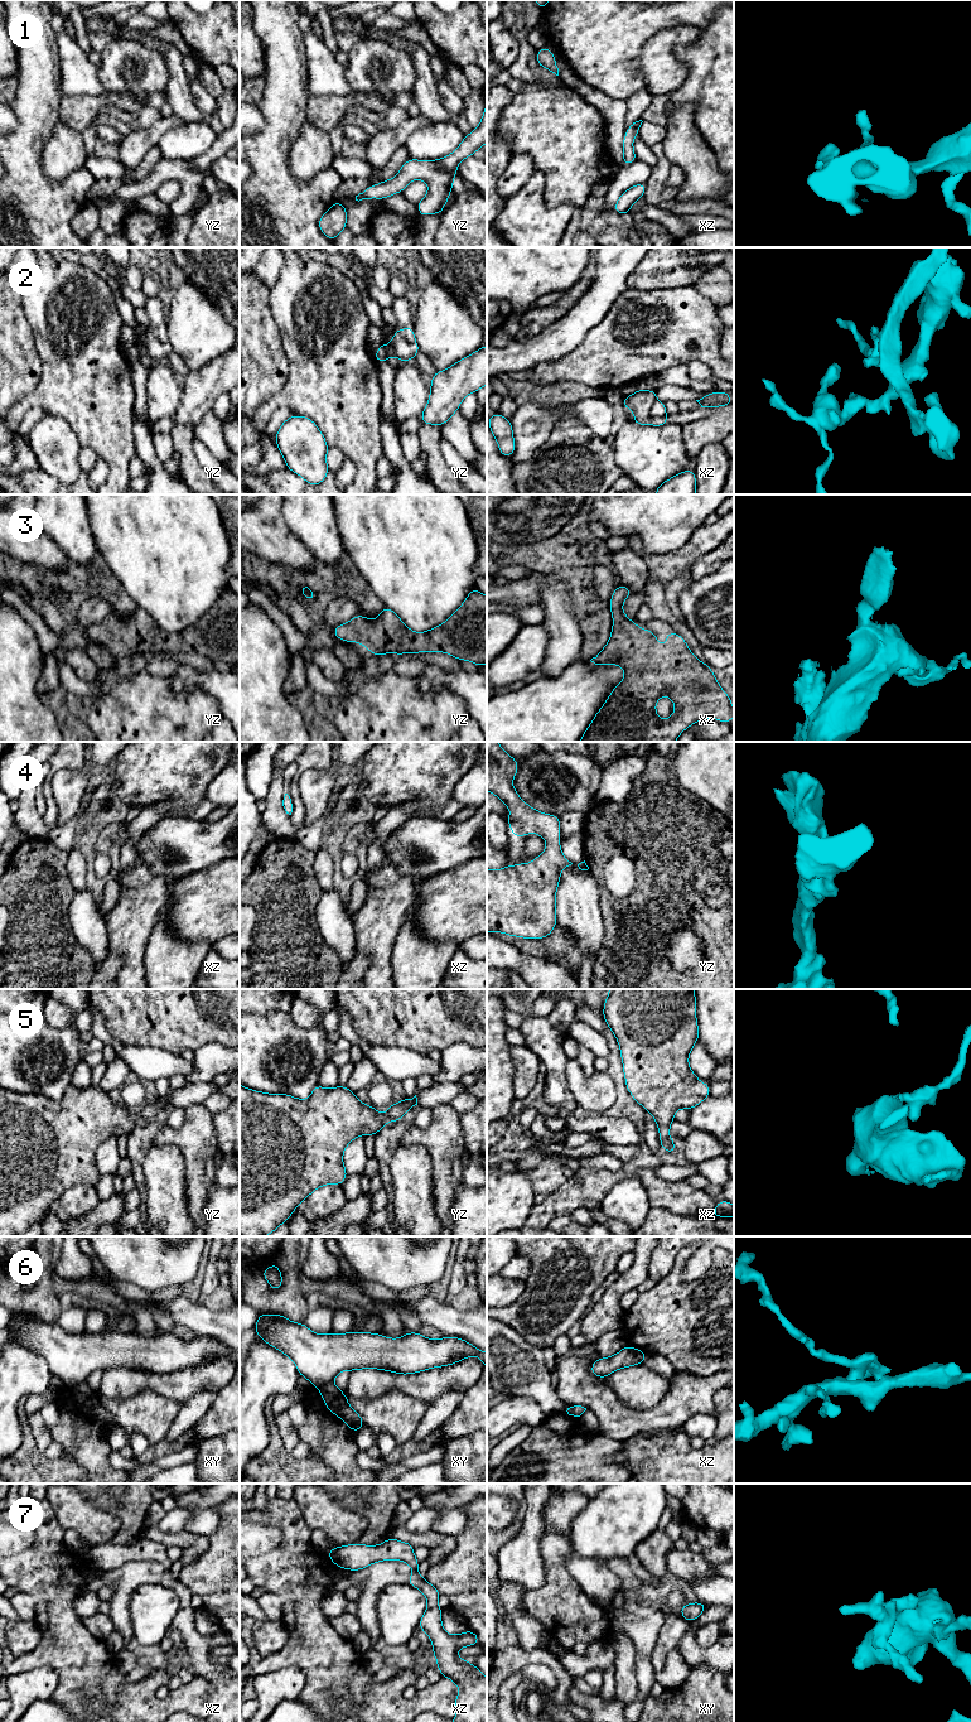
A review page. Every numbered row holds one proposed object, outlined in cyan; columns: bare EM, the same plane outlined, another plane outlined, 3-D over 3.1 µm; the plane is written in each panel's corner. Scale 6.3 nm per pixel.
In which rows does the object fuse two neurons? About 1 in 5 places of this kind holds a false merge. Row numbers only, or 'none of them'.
2, 6

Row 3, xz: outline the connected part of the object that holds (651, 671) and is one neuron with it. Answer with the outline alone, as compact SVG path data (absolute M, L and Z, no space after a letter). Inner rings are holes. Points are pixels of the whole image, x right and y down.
M615 587L609 600L613 616L610 638L590 660L595 665L620 665L624 677L609 694L579 742L675 742L686 728L706 718L730 723L734 718L733 703L720 688L712 669L695 657L680 633L668 631L662 648L651 628L646 631L632 622L622 609L631 594L628 587ZM665 695L671 698L676 712L661 720L656 714L656 701Z

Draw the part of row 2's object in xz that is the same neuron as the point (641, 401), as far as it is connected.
M636 390L631 396L623 399L623 409L632 409L634 413L633 423L637 425L651 424L651 407L656 401L656 390Z

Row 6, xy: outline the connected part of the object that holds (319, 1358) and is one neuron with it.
M259 1313L256 1335L290 1357L299 1375L323 1389L342 1370L378 1369L409 1375L431 1368L454 1365L478 1356L484 1368L487 1352L459 1337L430 1340L417 1332L388 1338L366 1331L317 1335L305 1323L295 1323L282 1315Z

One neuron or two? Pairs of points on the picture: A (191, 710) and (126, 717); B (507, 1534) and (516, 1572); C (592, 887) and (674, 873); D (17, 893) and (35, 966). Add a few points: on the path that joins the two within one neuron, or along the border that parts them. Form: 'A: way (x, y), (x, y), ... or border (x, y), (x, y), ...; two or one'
A: way (174, 717), (143, 717); one
B: border (525, 1516), (520, 1530), (500, 1549); two
C: border (589, 868), (599, 884), (599, 910), (602, 915); two
D: way (34, 911), (35, 949); one

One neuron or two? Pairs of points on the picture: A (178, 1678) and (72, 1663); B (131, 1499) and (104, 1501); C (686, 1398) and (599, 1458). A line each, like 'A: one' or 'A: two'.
A: two
B: one
C: two

